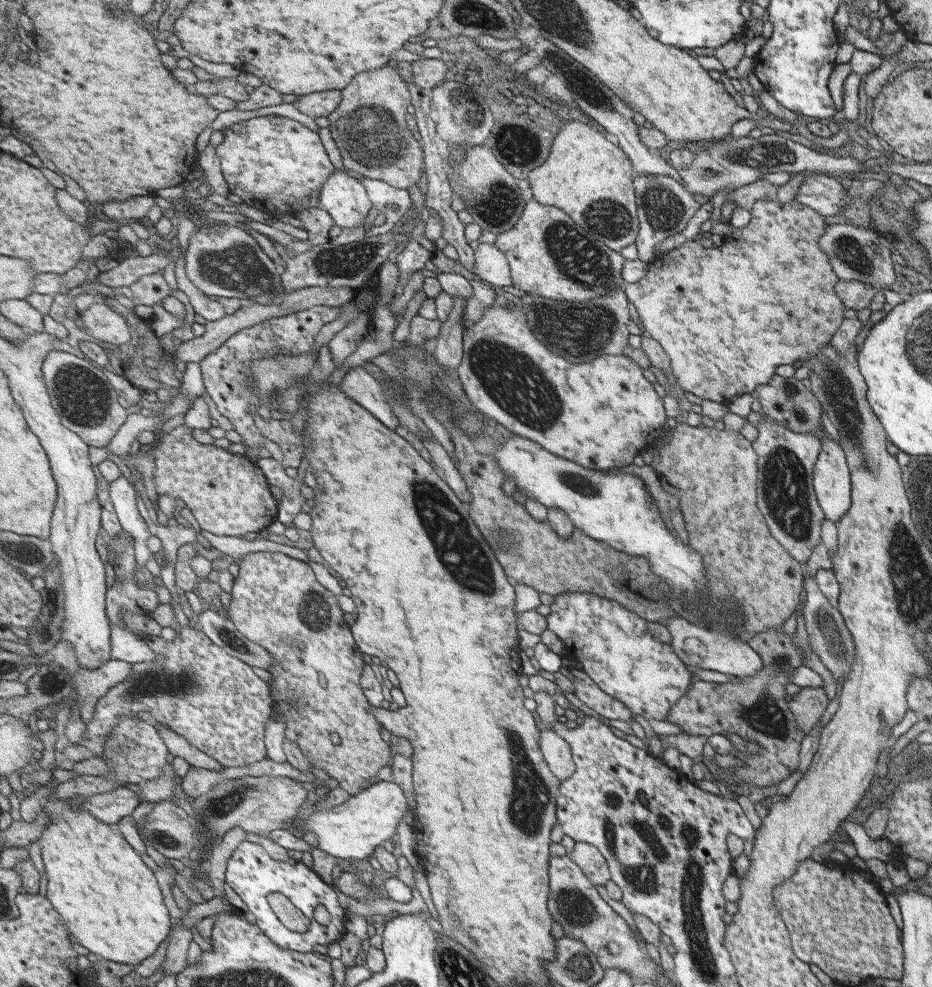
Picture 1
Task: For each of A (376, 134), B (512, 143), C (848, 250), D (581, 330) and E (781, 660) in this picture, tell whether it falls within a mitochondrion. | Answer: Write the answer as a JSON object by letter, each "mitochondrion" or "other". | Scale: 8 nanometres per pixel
{"A":"mitochondrion","B":"mitochondrion","C":"mitochondrion","D":"mitochondrion","E":"mitochondrion"}

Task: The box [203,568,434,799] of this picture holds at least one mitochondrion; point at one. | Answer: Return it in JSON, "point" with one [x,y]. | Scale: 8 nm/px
{"point":[317,615]}

